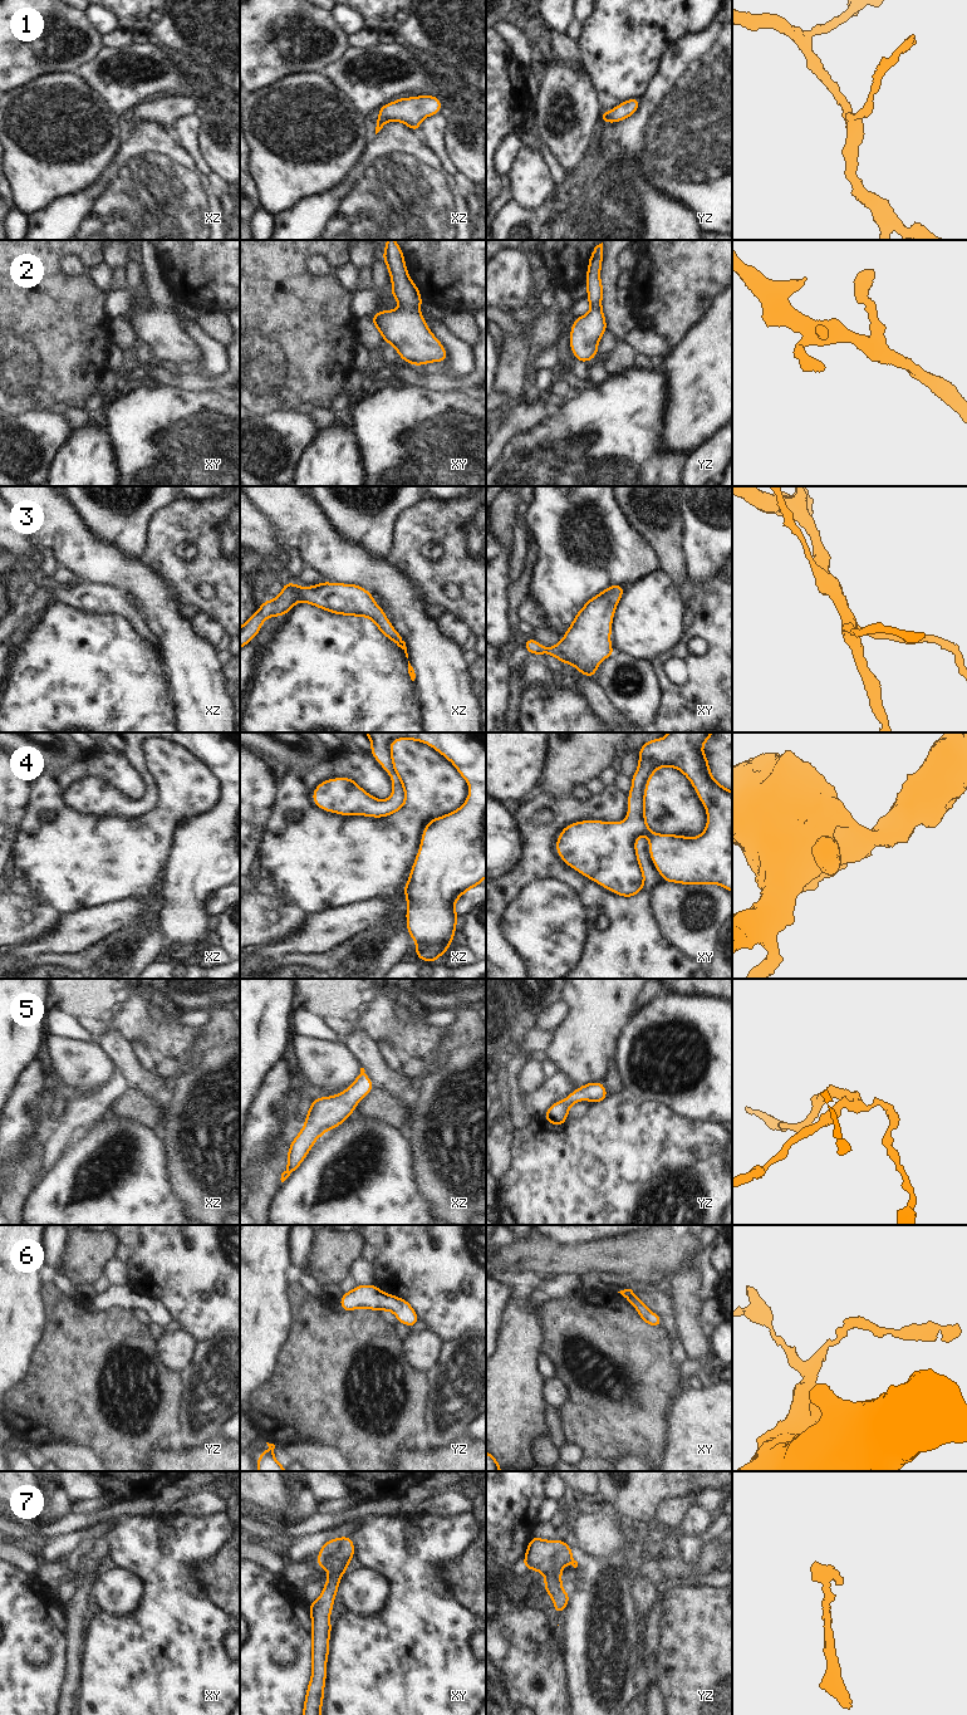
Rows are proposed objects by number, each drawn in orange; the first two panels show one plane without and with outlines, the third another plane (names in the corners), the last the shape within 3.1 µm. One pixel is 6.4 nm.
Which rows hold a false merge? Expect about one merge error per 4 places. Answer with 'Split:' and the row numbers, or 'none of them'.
Split: none of them

